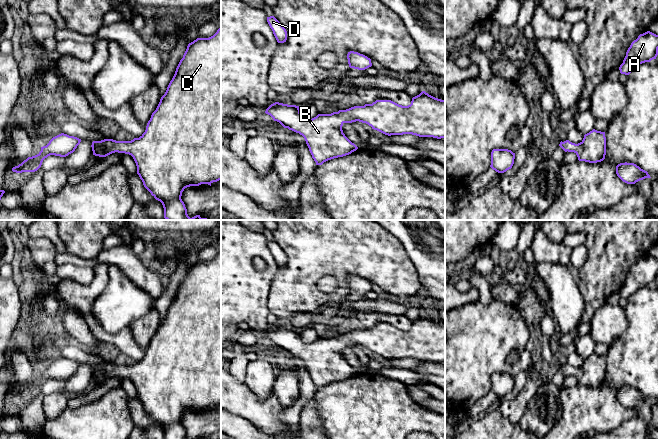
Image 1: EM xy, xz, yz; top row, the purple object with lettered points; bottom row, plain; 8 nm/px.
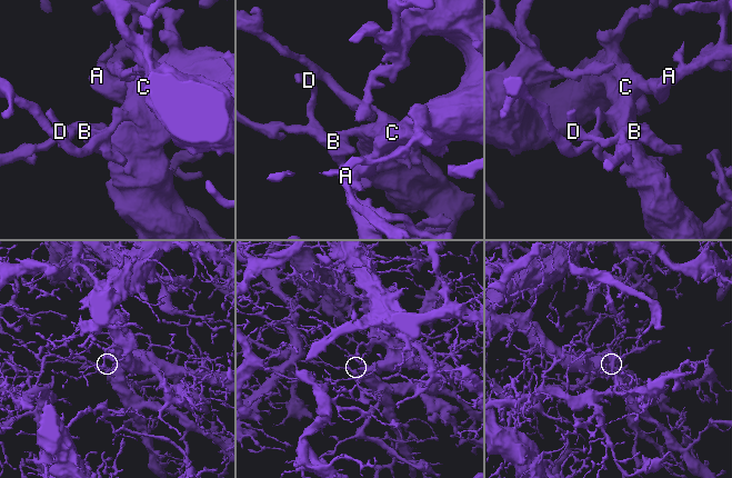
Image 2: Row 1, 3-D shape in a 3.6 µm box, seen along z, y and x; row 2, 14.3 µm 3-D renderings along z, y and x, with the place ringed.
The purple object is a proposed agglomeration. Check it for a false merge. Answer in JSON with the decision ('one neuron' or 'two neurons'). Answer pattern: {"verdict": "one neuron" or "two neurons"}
{"verdict": "one neuron"}

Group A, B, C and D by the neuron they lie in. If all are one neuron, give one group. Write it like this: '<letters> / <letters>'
A B C D

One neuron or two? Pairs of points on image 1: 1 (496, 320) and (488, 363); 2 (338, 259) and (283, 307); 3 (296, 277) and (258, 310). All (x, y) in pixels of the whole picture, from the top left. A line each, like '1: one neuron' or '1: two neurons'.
1: one neuron
2: one neuron
3: two neurons

